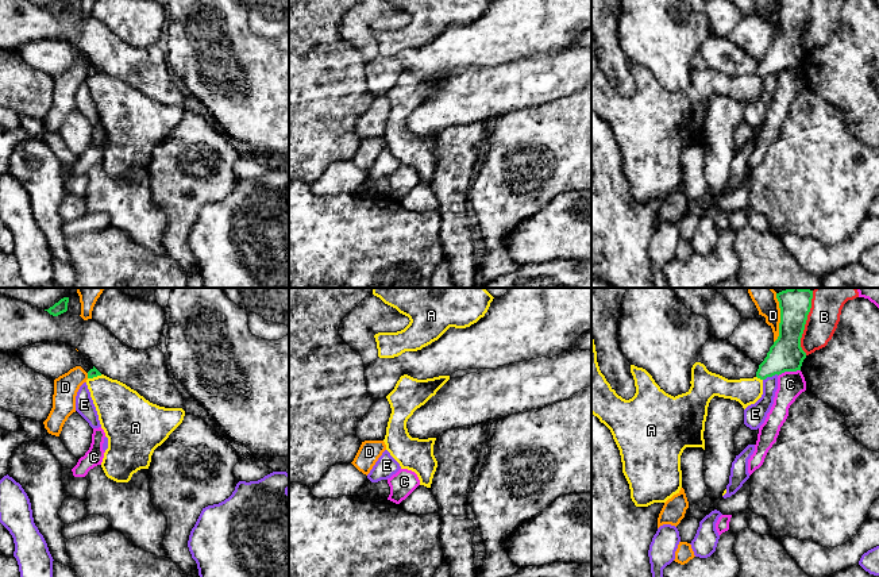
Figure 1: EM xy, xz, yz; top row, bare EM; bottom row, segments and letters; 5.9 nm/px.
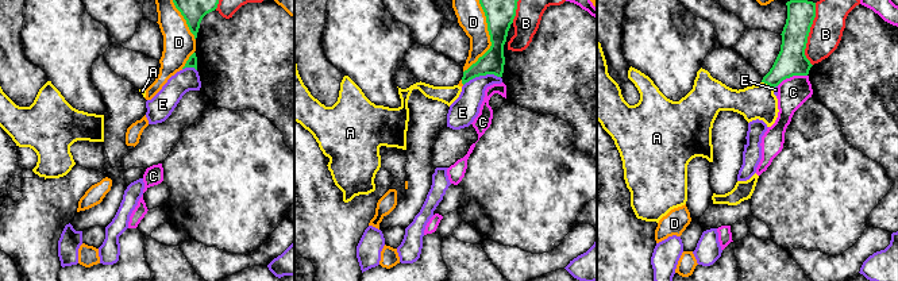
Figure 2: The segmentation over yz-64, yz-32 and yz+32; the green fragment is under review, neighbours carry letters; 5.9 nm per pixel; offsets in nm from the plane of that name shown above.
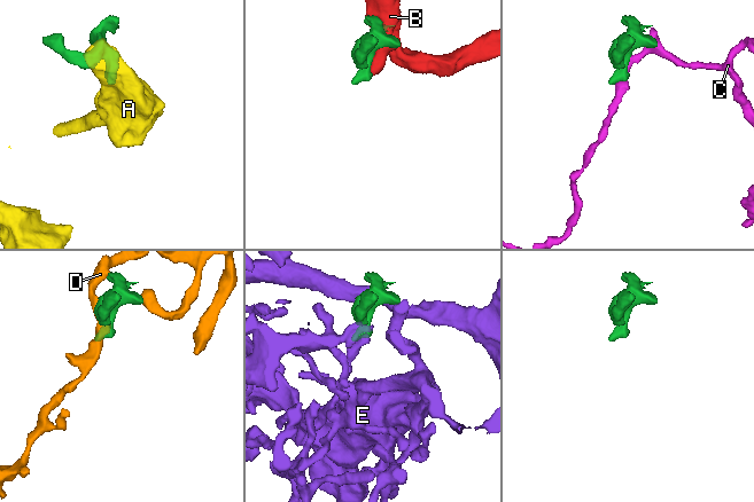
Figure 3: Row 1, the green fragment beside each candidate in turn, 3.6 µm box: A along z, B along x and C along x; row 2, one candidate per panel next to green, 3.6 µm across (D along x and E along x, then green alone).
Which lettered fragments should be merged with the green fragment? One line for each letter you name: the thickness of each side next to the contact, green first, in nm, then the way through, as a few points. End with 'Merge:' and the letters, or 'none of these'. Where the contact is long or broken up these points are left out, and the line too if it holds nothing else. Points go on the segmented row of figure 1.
Merge: none of these

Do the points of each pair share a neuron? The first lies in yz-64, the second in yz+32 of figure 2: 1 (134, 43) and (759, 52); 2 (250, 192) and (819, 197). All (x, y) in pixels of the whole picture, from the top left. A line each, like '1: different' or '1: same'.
1: same
2: same

